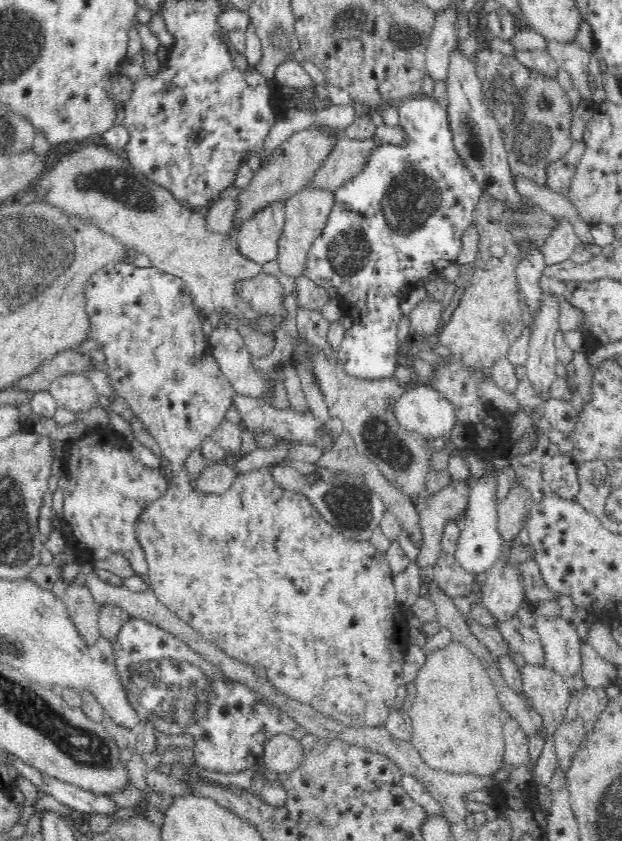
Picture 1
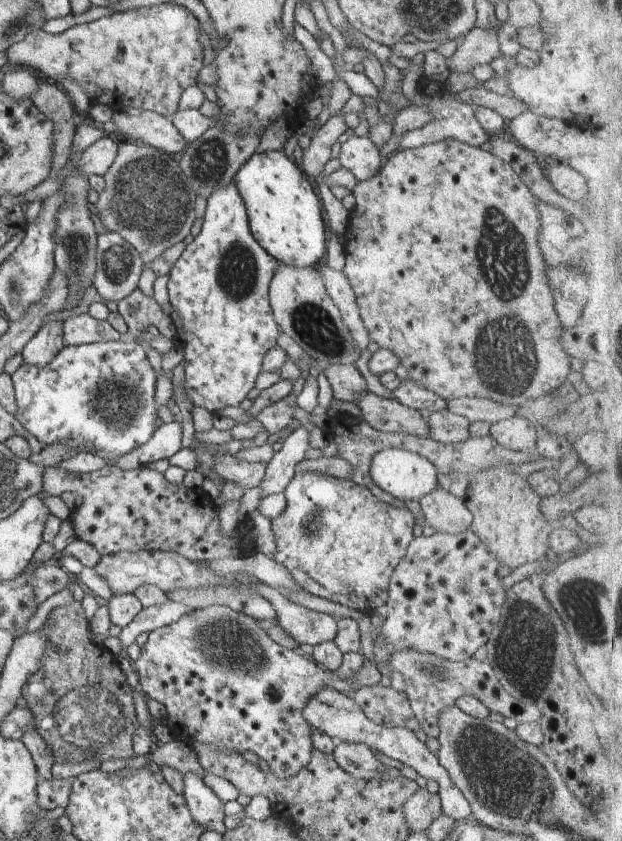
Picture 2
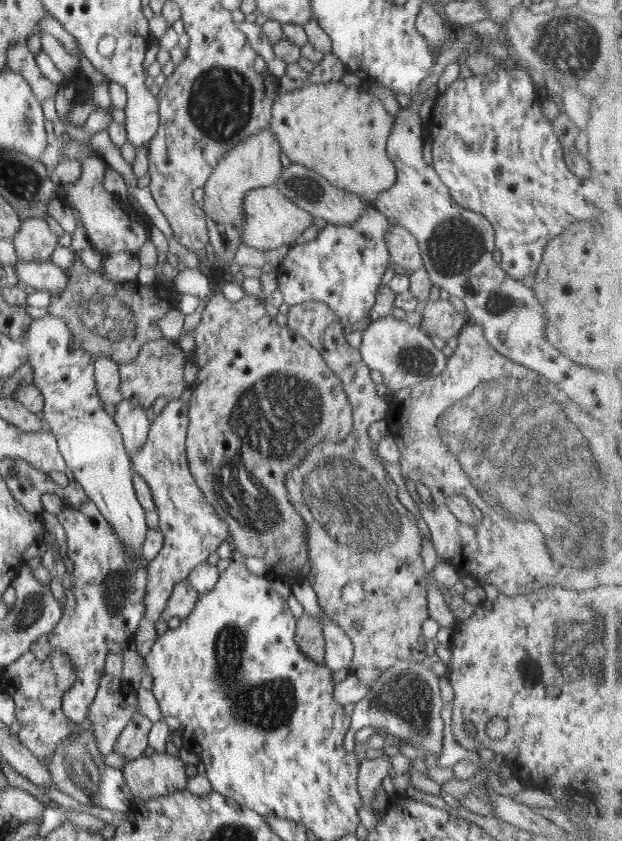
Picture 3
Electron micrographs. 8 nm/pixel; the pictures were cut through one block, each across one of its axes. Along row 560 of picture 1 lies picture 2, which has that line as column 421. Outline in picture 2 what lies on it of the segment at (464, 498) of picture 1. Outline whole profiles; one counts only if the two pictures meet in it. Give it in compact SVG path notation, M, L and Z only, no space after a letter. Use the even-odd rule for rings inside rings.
M368 390L360 393L355 402L361 410L361 418L376 430L430 436L429 424L421 410L411 409L396 400L377 396Z

